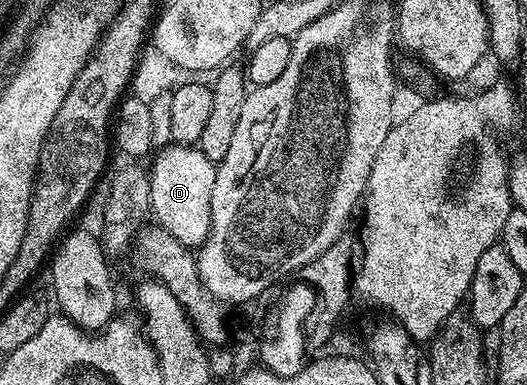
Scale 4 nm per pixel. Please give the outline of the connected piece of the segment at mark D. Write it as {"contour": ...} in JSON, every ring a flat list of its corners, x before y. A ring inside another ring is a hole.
{"contour":[[169,145,157,152,154,164,148,167,150,176,150,210,157,226,163,227,176,241,191,249,201,248,210,232,212,217,212,185,216,185,217,166,194,145]]}

